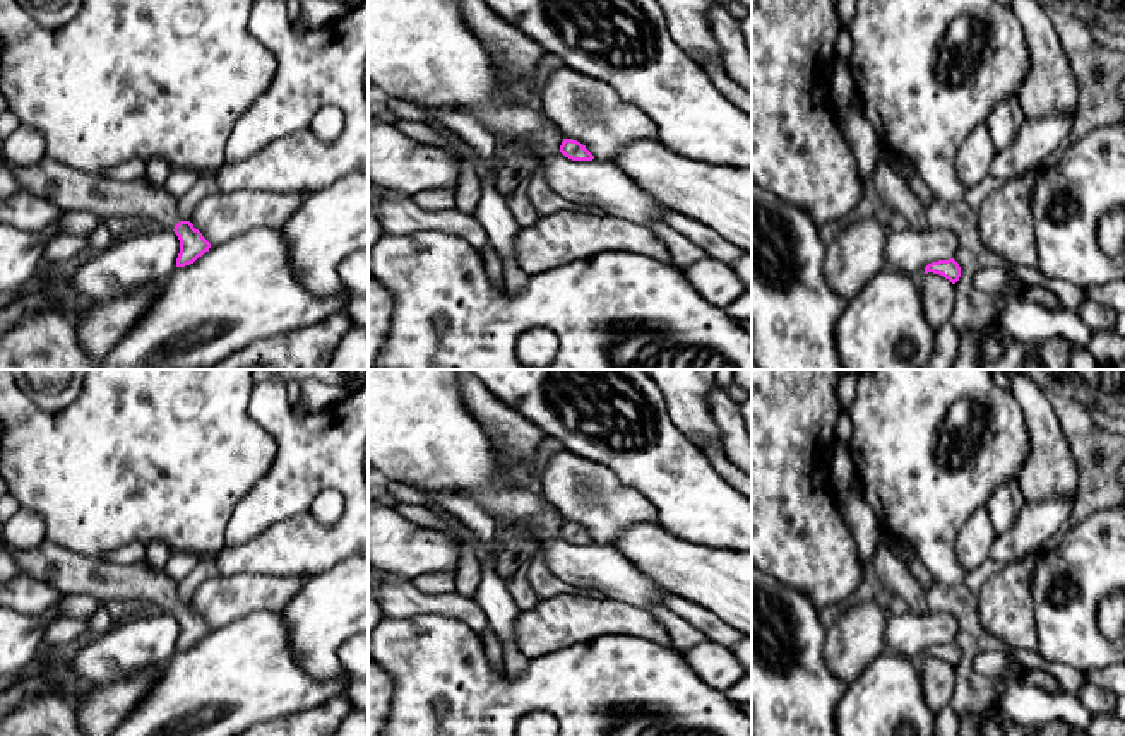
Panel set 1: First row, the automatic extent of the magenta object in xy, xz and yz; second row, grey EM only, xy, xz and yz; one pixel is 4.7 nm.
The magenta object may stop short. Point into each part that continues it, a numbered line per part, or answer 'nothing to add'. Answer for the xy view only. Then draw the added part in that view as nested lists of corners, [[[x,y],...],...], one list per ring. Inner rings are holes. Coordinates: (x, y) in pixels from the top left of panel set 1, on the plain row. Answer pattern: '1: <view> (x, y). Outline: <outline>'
1: xy (69, 572). Outline: [[[5,539],[0,544],[9,549],[21,573],[53,585],[63,596],[86,594],[101,604],[127,601],[142,609],[171,614],[180,606],[178,582],[164,570],[152,570],[144,560],[118,565],[79,555],[48,541],[33,549],[15,549]]]

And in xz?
nothing to add

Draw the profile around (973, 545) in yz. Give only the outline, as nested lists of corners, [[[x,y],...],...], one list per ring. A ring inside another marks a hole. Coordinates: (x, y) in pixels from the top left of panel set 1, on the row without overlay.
[[[986,507],[974,508],[959,532],[955,544],[957,560],[967,573],[990,558],[990,548],[995,537],[997,532],[991,525]]]

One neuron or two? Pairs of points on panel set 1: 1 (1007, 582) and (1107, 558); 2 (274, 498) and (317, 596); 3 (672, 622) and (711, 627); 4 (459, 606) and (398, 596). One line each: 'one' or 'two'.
1: two
2: two
3: two
4: one

